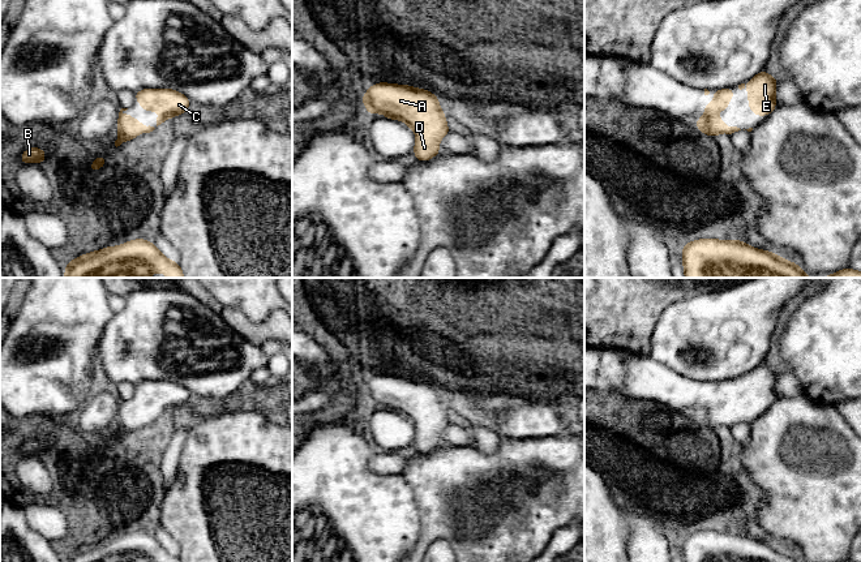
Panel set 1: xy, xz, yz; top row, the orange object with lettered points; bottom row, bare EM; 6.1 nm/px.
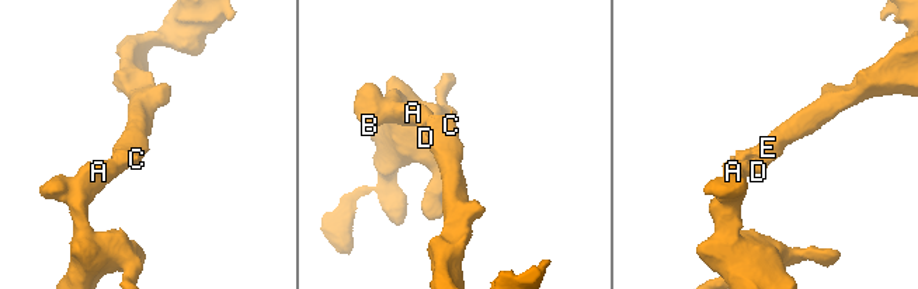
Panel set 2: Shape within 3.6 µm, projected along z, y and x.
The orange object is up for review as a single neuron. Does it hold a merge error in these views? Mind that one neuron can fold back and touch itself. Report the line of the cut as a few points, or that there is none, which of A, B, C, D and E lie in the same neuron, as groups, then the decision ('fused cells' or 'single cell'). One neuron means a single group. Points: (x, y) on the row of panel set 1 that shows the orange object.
no cut | A B C D E | single cell

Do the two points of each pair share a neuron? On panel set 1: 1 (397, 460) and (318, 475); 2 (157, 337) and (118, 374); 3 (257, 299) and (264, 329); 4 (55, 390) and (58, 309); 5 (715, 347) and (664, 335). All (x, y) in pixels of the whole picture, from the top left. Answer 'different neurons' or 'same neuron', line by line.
1: different neurons
2: same neuron
3: different neurons
4: same neuron
5: same neuron

